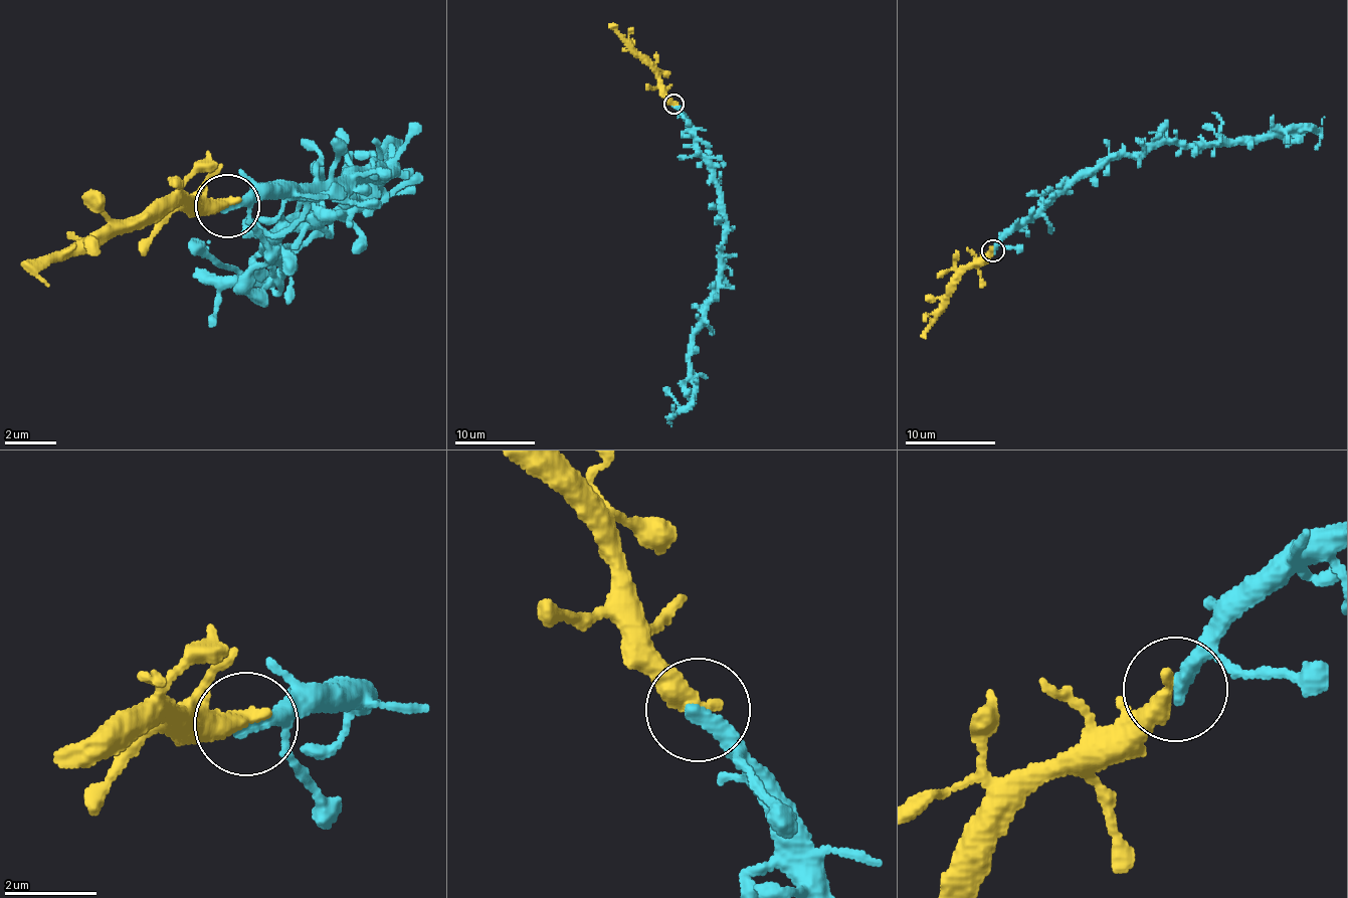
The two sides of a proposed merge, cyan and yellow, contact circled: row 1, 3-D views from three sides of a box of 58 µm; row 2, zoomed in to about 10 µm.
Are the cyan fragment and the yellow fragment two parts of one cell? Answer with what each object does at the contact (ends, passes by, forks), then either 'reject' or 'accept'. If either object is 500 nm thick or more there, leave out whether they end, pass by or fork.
cyan ends; yellow ends; accept

